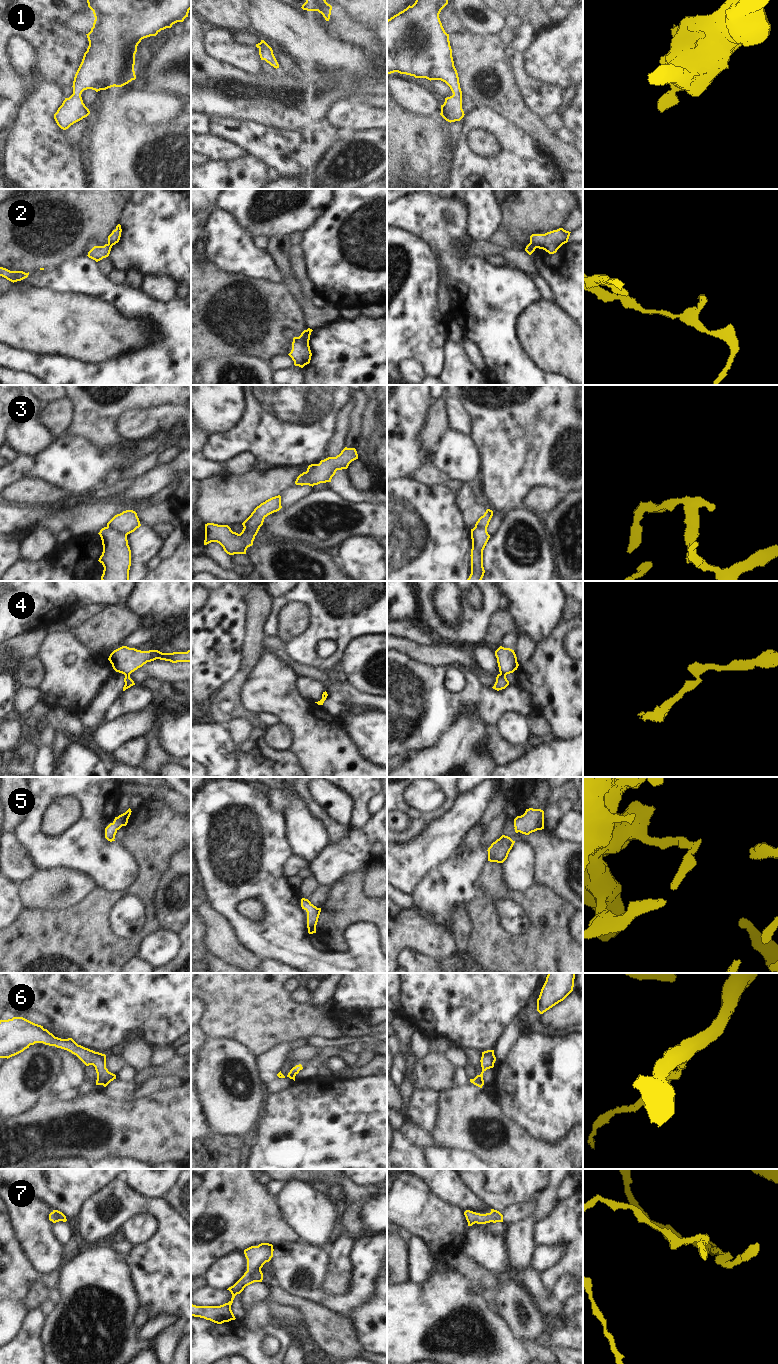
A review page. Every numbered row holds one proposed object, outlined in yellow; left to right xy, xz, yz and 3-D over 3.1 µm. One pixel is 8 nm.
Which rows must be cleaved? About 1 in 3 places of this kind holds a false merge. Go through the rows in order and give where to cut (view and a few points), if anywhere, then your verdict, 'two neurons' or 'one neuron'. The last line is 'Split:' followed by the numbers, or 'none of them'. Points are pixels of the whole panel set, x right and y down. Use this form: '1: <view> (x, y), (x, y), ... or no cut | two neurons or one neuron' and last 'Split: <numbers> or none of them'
1: no cut | one neuron
2: yz (529, 243), (536, 247) | two neurons
3: xy (107, 526), (126, 535) | two neurons
4: yz (500, 672), (505, 675) | two neurons
5: no cut | one neuron
6: no cut | one neuron
7: no cut | one neuron
Split: 2, 3, 4

